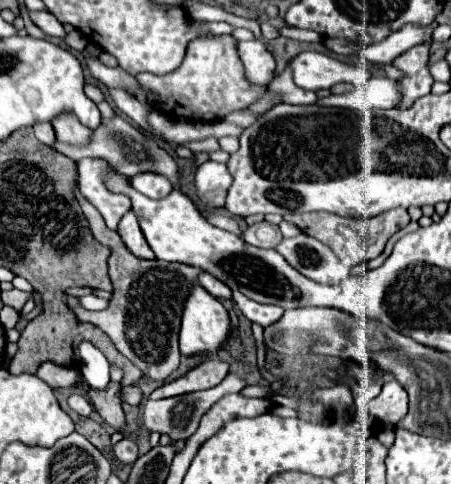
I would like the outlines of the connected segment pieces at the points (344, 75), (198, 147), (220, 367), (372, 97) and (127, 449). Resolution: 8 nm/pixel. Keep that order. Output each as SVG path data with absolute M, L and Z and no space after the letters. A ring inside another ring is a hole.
M301 52L291 60L295 84L303 90L329 90L339 82L351 82L363 86L371 78L371 70L365 64L345 64L321 52Z
M205 138L205 140L197 140L197 142L187 142L187 144L183 144L183 146L187 146L193 154L197 154L197 152L211 152L211 150L217 150L219 148L219 144L217 144L217 138Z
M205 360L191 368L187 374L183 374L177 380L171 380L157 388L149 398L151 400L161 400L161 398L171 398L171 396L181 396L187 392L197 392L197 390L209 390L217 386L225 376L229 374L229 364L221 360Z
M373 76L363 88L355 88L351 94L329 96L319 100L321 106L339 106L351 110L367 110L367 108L397 108L401 102L401 84L387 76Z
M123 438L121 442L117 442L117 444L113 446L113 452L115 452L117 460L123 462L123 464L133 464L133 462L139 458L139 454L137 454L137 444L135 444L131 438Z

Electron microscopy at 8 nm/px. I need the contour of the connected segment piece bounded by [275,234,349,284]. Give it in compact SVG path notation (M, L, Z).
M307 234L283 238L275 250L297 272L321 284L339 284L349 276L349 270L339 262L339 258L329 250L329 246Z

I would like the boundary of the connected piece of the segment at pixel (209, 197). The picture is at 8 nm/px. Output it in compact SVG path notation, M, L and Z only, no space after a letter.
M211 160L201 164L195 174L195 186L197 186L199 200L207 208L211 210L223 208L227 190L231 186L231 176L227 172L227 166L219 162L211 162Z

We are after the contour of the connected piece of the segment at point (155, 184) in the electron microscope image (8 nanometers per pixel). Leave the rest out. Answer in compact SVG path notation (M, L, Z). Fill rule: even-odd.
M155 172L135 174L135 176L129 178L129 182L131 182L131 186L133 186L137 192L141 192L141 194L145 194L145 196L149 196L149 198L155 198L155 200L157 200L157 198L165 198L165 196L173 190L171 182L169 182L165 176L155 174Z

